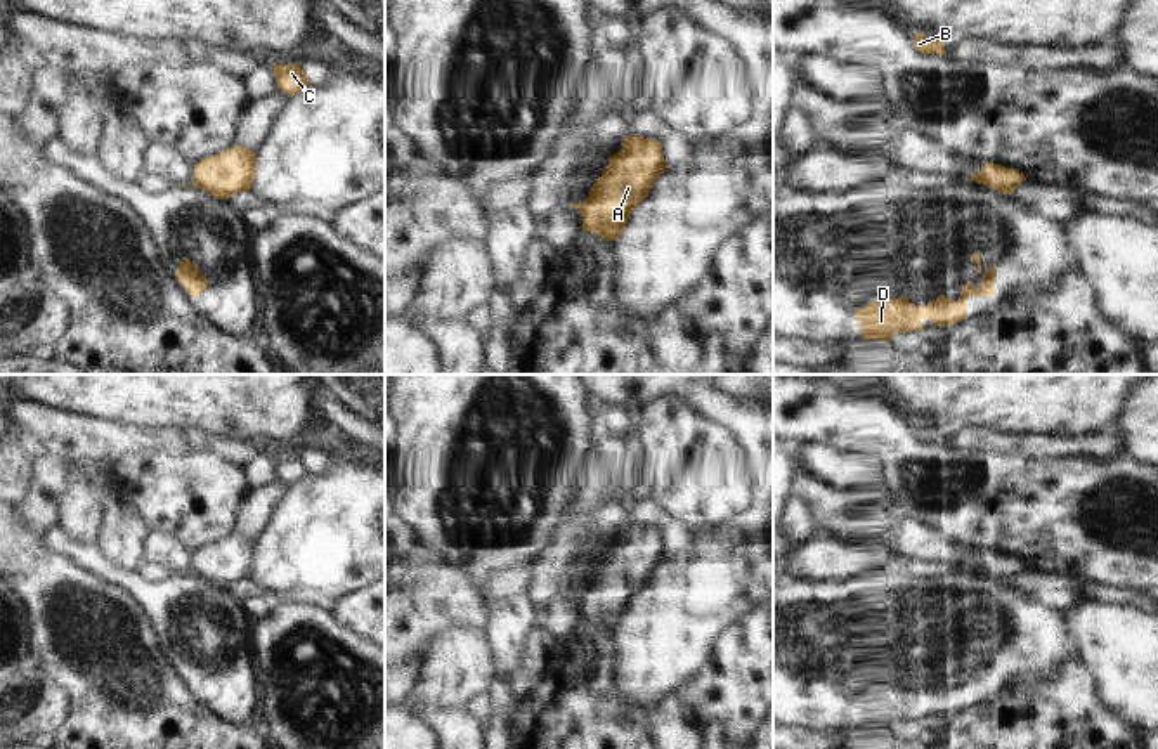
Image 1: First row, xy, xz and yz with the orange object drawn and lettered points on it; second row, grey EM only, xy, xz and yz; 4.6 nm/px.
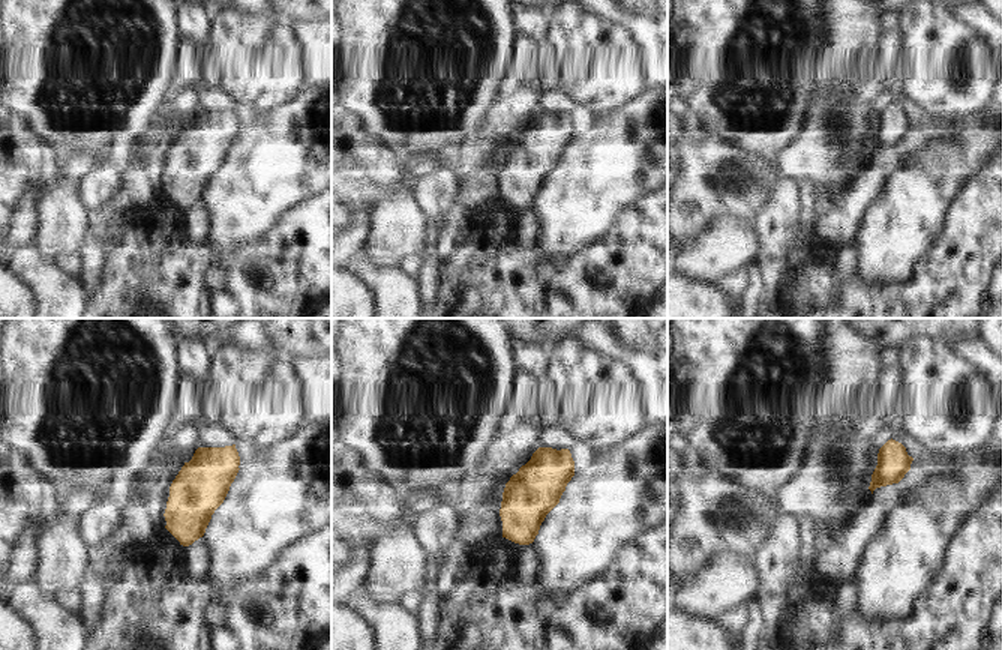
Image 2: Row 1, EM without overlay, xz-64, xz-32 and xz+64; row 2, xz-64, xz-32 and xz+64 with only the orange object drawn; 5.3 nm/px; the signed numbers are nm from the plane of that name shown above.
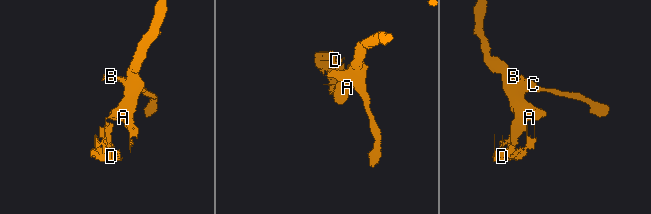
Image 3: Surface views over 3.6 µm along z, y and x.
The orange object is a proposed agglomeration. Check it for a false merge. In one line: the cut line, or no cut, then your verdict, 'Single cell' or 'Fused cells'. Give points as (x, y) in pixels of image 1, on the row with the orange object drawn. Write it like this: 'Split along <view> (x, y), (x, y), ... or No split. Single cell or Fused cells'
Split along xz (595, 186), (588, 198). Fused cells

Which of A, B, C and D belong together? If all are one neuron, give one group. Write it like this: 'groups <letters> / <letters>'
groups A B C / D

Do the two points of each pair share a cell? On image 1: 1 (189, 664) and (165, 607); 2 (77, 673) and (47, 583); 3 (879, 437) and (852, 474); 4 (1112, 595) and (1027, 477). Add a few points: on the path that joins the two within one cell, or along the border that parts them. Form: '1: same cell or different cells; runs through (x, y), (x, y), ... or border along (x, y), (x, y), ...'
1: same cell; runs through (189, 651), (189, 631), (179, 621)
2: same cell; runs through (77, 649), (77, 604), (71, 599)
3: different cells; border along (827, 444), (871, 453), (884, 482)
4: different cells; border along (1082, 586), (1098, 583), (1139, 593)

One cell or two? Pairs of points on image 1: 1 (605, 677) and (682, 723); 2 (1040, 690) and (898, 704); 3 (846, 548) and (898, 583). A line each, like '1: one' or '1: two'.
1: two
2: two
3: two

